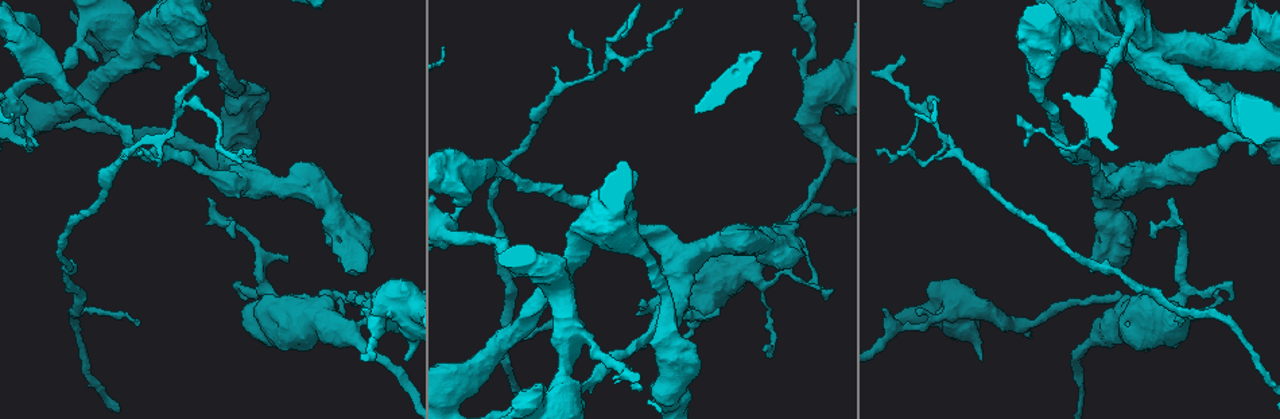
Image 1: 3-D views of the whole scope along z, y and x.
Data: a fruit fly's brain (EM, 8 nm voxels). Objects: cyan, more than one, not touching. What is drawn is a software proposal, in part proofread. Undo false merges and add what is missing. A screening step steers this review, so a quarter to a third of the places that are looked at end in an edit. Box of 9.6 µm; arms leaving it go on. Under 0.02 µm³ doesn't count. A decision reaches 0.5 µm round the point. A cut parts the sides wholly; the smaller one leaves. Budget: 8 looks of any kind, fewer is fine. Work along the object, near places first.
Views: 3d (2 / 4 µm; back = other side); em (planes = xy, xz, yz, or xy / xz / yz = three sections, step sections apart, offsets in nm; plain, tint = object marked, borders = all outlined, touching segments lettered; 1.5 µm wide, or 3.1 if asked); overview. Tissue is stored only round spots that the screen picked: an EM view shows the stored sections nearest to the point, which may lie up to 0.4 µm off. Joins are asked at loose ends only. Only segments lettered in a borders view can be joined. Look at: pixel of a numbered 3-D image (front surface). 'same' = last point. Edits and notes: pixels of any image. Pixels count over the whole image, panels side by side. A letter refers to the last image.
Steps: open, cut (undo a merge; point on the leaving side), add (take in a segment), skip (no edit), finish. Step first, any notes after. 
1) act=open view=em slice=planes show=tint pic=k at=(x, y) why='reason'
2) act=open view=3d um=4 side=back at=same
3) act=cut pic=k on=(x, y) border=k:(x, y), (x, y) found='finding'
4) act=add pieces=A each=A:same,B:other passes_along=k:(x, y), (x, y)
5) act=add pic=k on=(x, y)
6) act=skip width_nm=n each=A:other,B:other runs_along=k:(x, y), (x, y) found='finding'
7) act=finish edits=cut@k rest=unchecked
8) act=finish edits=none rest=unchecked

act=open view=3d um=4 pic=1 at=(837, 114) why='free end'

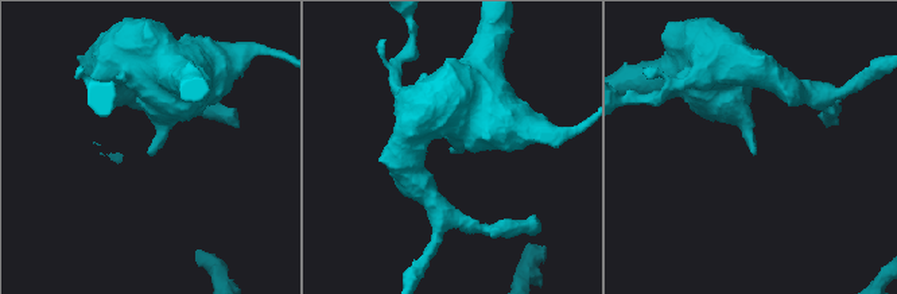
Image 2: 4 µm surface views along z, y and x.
act=open view=em slice=xz step=4 show=borders pic=2 at=(454, 153) why='now the EM'

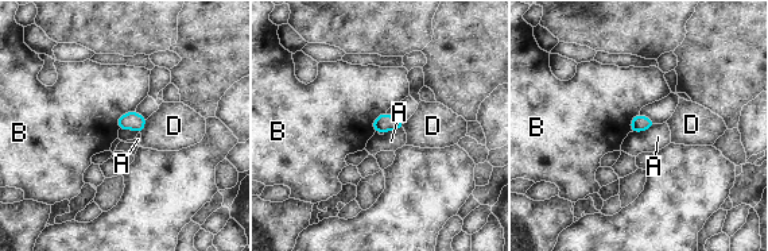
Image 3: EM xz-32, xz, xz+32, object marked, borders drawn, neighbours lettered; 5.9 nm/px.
act=skip each=A:other,B:other,D:other border=3:(656, 124), (632, 132) found='none of them fits'

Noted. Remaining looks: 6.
act=open view=em slice=planes show=borders pic=1 at=(139, 325) why='branch stops here'

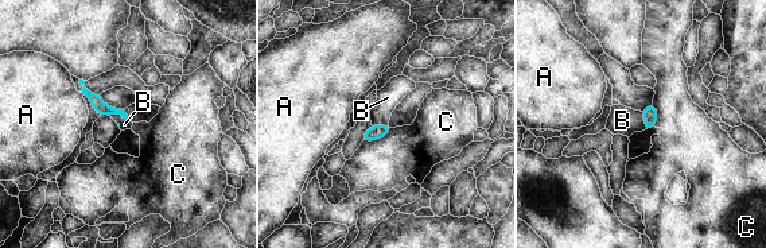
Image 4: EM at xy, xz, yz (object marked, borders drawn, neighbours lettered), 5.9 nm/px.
act=add pieces=B longest_contact=C:190nm each=A:other,B:same,C:other passes_along=4:(98, 105), (119, 113), (124, 124) found='it goes on there'

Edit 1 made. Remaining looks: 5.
act=finish edits=add@4 rest=unchecked

